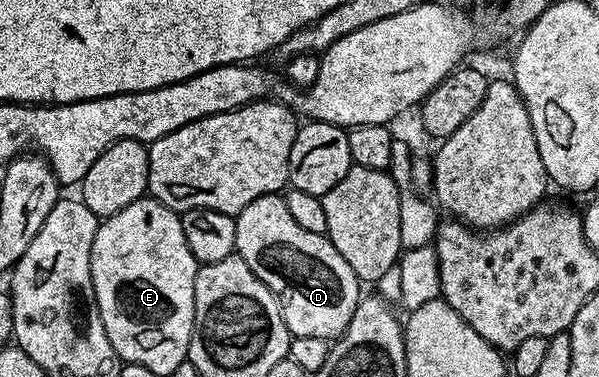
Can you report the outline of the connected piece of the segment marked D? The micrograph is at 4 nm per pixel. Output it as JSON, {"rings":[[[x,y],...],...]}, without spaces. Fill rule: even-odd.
{"rings":[[[271,193],[265,197],[254,199],[243,211],[235,214],[236,247],[235,252],[244,260],[246,267],[254,271],[254,275],[262,283],[270,287],[270,291],[280,298],[280,314],[292,337],[322,337],[336,339],[347,329],[357,305],[362,300],[362,283],[354,275],[350,263],[342,259],[342,255],[323,233],[306,231],[306,227],[298,227],[290,215],[290,207],[286,207],[283,196]]]}

